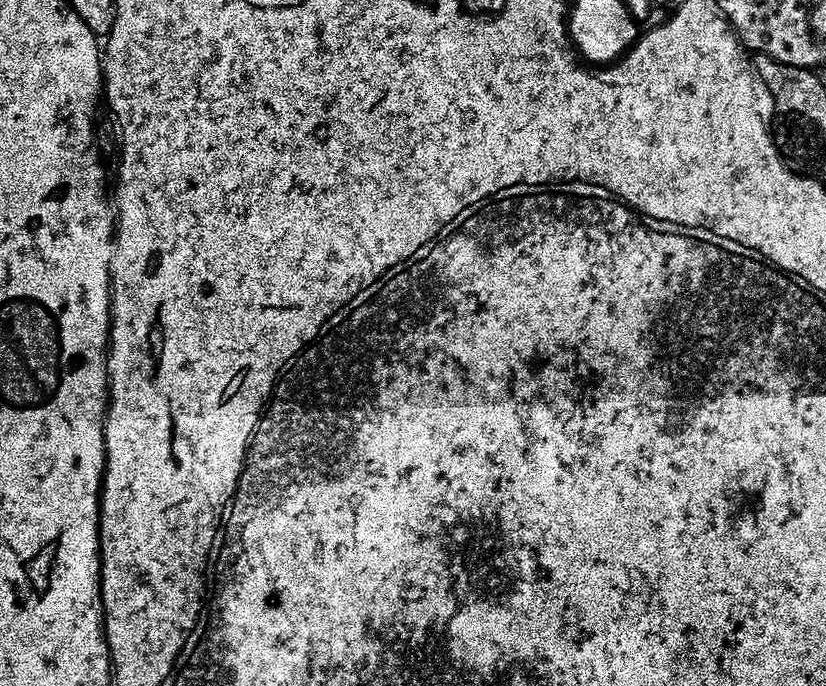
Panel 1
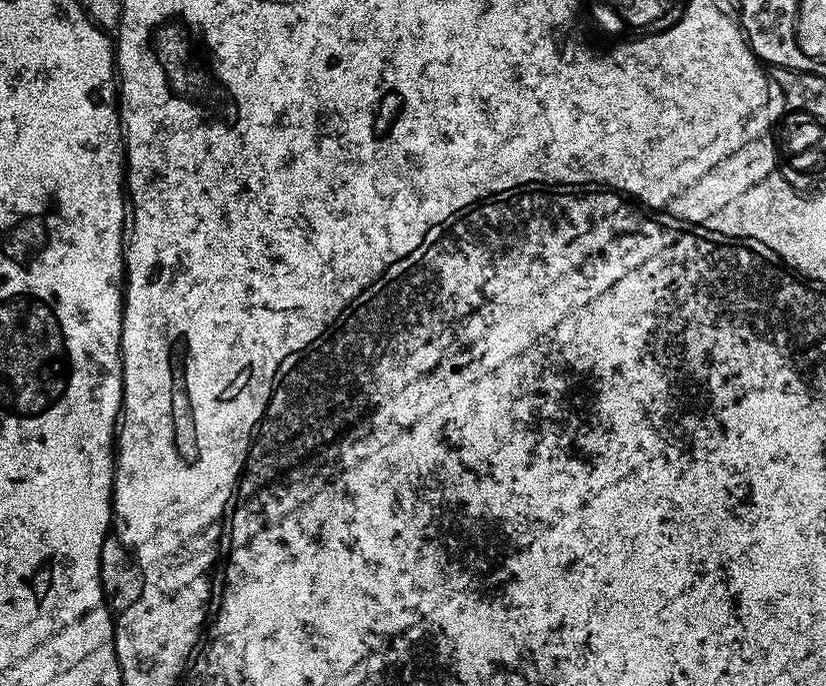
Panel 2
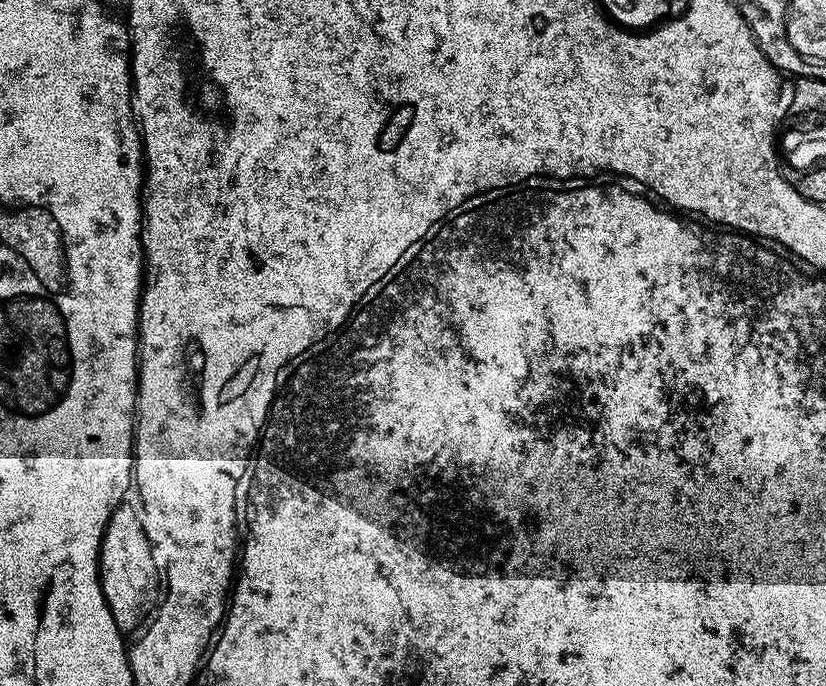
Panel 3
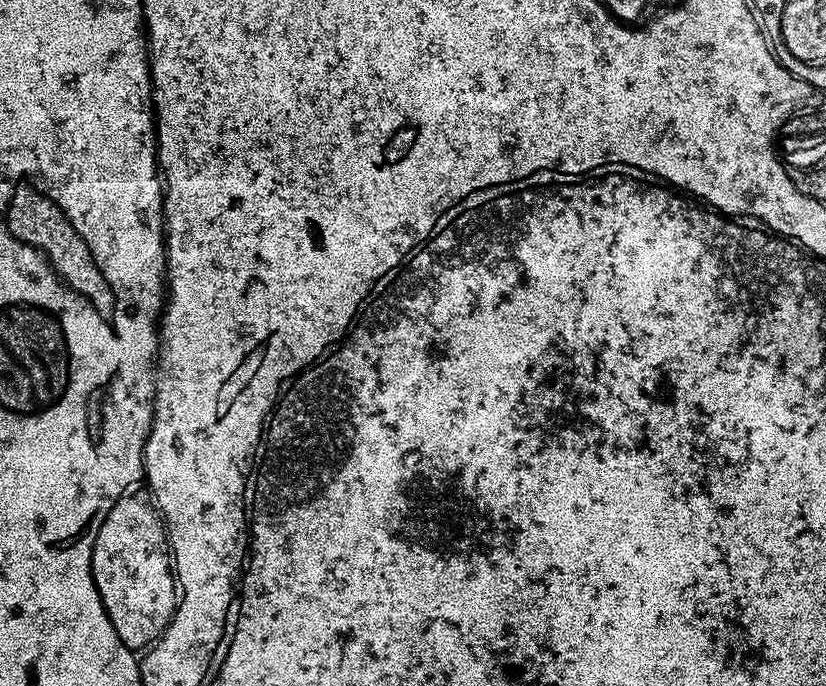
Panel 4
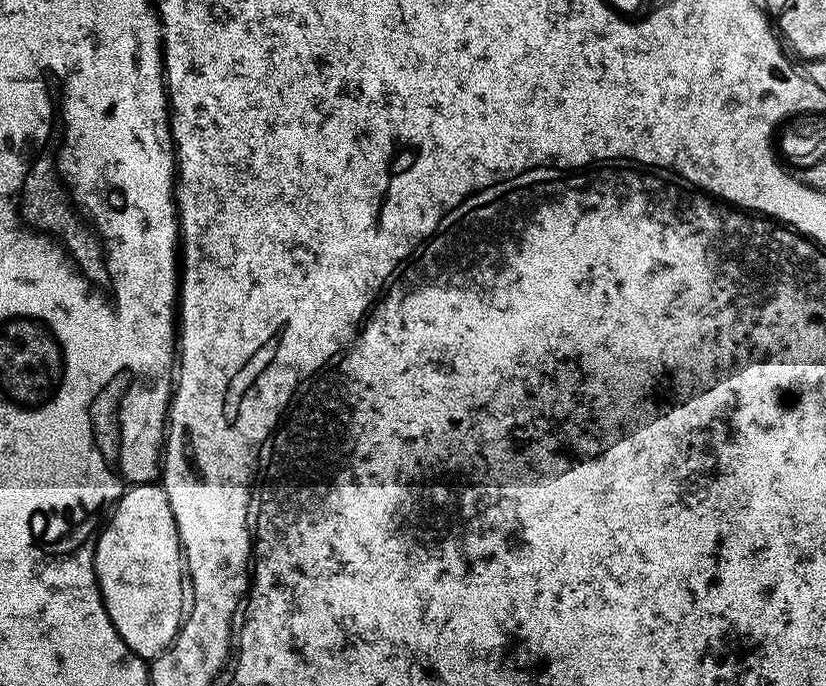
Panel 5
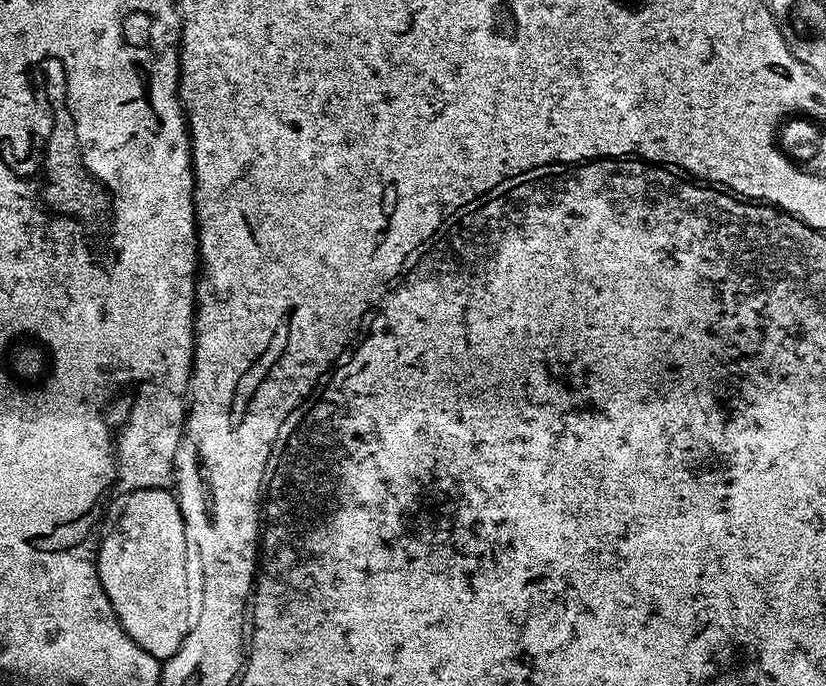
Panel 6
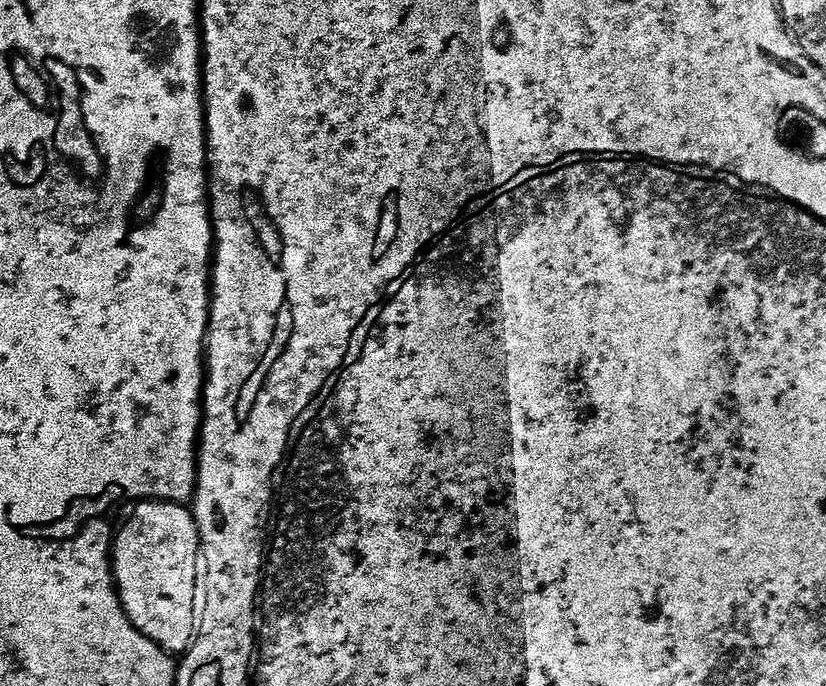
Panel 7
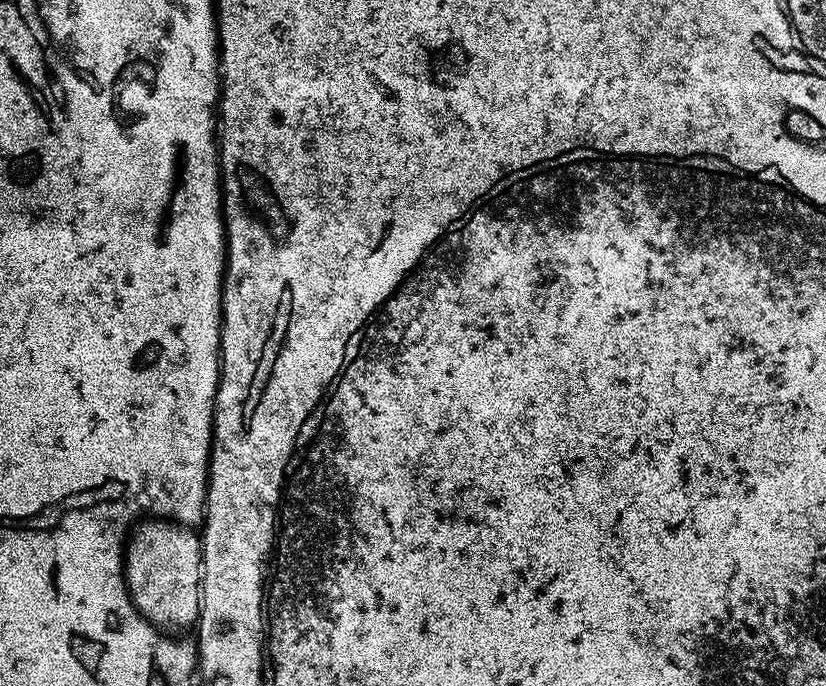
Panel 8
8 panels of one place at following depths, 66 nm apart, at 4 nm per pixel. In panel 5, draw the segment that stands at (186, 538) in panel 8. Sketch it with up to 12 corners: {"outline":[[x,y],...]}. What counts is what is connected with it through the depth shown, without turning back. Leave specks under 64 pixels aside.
{"outline":[[164,485],[125,488],[95,537],[122,642],[151,662],[194,602]]}

